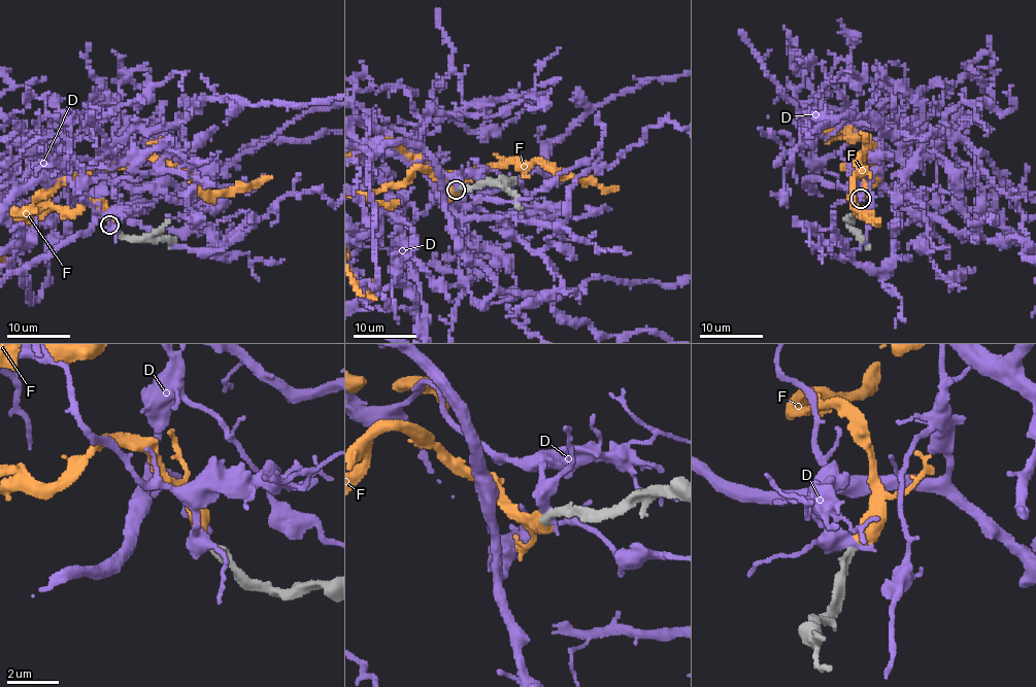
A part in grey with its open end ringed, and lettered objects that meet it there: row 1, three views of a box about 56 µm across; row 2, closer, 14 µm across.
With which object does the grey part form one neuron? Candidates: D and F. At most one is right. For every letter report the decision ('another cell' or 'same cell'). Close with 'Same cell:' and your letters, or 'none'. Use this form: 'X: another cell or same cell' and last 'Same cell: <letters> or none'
D: another cell
F: same cell
Same cell: F

